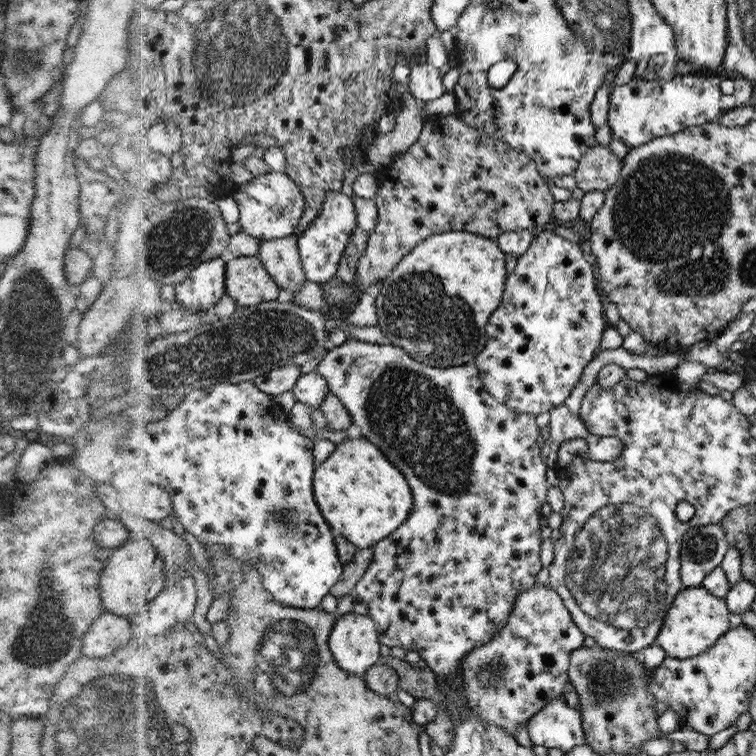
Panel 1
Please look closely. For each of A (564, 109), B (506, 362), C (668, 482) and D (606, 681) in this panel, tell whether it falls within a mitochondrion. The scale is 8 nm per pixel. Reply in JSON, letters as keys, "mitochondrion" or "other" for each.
{"A":"other","B":"other","C":"other","D":"mitochondrion"}

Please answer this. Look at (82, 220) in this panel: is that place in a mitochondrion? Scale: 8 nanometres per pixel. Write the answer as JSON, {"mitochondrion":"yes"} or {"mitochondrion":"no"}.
{"mitochondrion":"no"}

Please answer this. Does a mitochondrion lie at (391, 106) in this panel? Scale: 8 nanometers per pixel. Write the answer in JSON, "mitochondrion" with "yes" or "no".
{"mitochondrion":"no"}

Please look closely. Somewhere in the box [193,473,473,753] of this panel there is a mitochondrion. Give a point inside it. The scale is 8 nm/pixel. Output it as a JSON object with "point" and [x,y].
{"point":[285,662]}

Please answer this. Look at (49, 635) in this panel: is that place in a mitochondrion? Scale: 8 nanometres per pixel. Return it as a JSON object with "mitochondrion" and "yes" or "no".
{"mitochondrion":"yes"}

